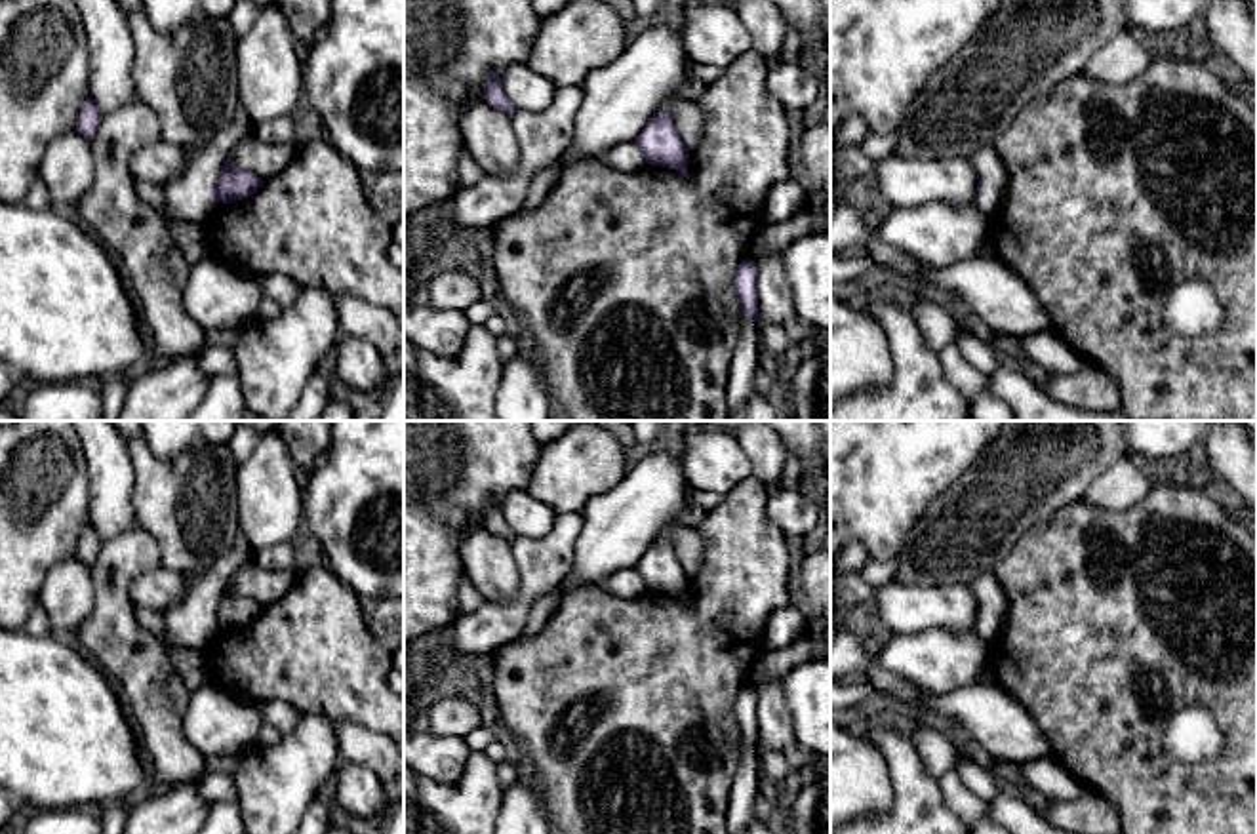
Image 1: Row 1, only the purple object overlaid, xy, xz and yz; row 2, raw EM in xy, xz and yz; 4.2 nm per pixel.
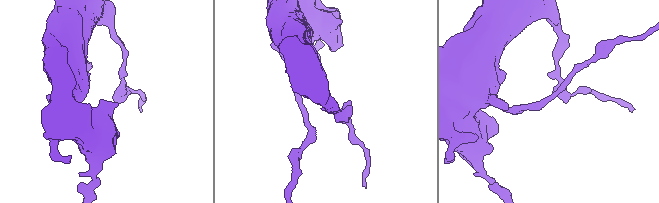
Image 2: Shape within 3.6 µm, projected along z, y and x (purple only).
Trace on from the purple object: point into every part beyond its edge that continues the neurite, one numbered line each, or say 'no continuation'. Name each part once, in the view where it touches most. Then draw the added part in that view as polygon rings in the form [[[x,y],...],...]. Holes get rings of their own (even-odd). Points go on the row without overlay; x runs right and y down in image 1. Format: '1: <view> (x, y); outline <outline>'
no continuation

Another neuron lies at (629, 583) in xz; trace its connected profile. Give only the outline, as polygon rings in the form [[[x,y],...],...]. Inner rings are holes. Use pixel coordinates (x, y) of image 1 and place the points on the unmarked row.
[[[627,571],[625,575],[609,575],[602,583],[598,583],[598,586],[613,594],[628,594],[628,596],[646,590],[642,579],[632,571]]]

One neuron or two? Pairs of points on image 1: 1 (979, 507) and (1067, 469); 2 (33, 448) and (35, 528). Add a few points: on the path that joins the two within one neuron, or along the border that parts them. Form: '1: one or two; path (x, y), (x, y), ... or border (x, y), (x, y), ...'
1: one; path (1000, 497), (1029, 471), (1046, 469)
2: one; path (33, 467), (33, 509)

